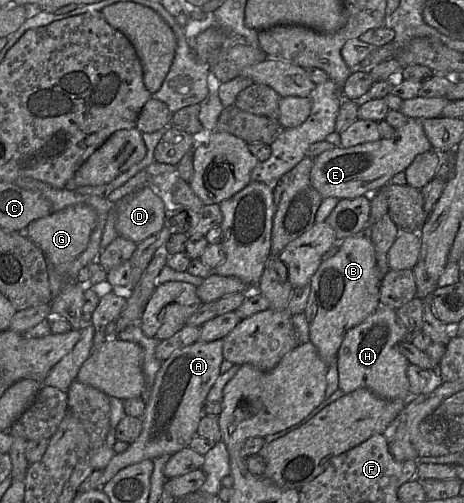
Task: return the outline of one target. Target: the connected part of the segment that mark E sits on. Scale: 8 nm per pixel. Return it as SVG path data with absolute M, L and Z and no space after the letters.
M408 118L402 128L395 130L394 139L381 138L352 147L335 147L320 154L311 169L313 187L322 198L335 197L339 200L369 196L383 189L396 174L404 172L417 155L432 149L422 120Z

